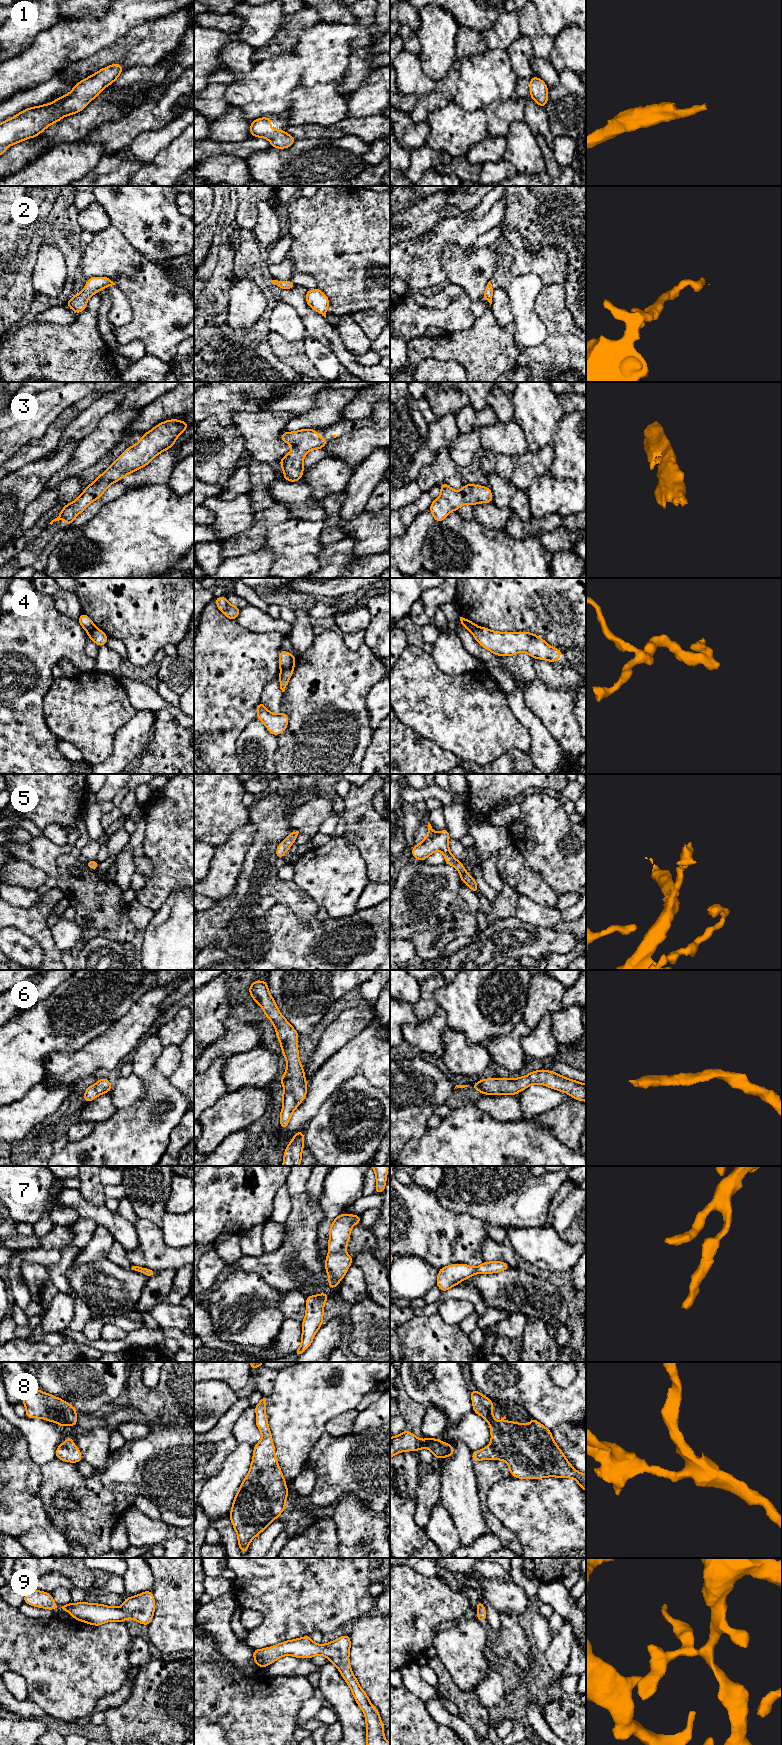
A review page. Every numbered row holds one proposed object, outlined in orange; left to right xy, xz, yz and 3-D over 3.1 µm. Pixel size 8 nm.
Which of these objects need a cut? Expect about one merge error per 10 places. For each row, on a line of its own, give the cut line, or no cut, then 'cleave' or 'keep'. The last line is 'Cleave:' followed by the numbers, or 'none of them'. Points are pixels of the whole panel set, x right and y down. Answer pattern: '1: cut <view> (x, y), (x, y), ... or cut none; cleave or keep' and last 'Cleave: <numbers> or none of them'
1: cut none; keep
2: cut none; keep
3: cut none; keep
4: cut none; keep
5: cut none; keep
6: cut none; keep
7: cut none; keep
8: cut none; keep
9: cut none; keep
Cleave: none of them

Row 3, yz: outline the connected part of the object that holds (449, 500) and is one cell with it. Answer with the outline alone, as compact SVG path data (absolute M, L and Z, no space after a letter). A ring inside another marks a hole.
M448 484L440 485L440 496L432 501L430 511L436 522L444 520L451 511L459 510L463 504L491 503L492 492L485 486L464 484L461 491L454 491Z

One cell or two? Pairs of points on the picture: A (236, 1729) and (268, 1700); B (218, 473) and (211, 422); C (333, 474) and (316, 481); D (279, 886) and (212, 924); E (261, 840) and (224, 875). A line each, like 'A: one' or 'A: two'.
A: one
B: one
C: one
D: one
E: two

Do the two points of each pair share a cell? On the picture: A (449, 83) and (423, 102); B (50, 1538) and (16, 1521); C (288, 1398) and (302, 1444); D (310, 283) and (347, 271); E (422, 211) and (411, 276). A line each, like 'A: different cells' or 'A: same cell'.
A: same cell
B: different cells
C: same cell
D: different cells
E: different cells

